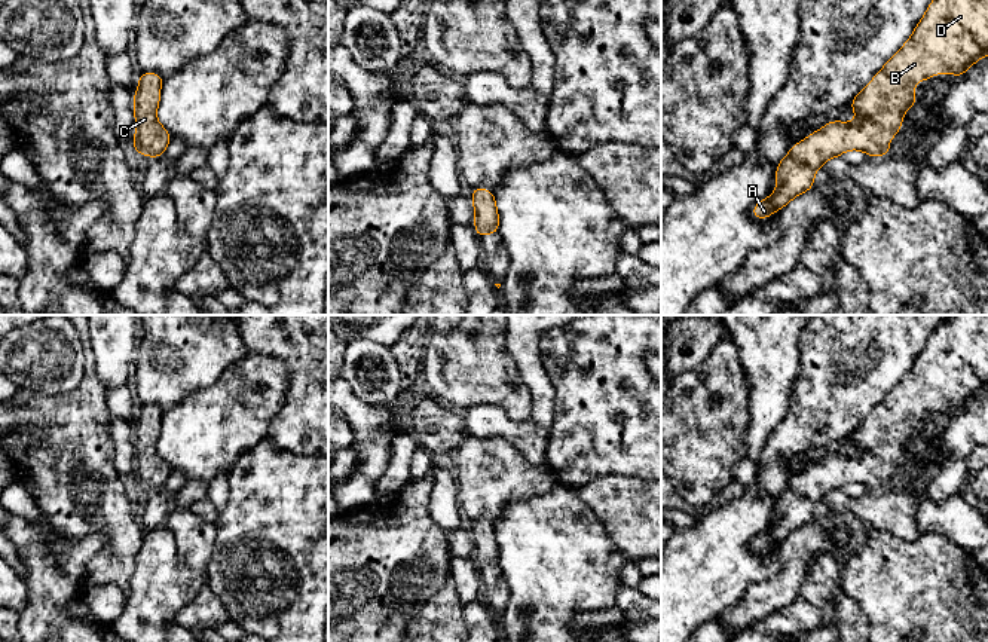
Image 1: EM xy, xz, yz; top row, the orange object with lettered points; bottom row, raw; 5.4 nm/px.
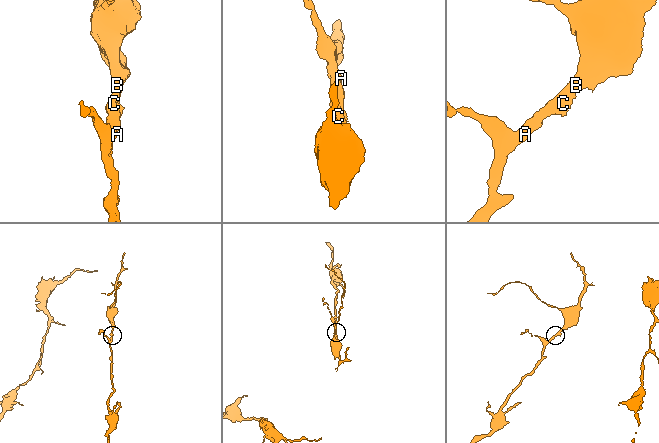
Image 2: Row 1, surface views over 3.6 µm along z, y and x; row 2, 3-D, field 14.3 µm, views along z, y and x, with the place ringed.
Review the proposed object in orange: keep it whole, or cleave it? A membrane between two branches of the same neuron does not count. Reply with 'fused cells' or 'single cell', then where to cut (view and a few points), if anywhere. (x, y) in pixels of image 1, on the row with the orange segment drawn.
single cell; cut none

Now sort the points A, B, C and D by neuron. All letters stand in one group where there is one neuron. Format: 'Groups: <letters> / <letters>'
Groups: A B C D

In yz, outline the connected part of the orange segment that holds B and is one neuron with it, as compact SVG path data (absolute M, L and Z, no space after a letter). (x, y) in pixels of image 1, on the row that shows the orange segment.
M932 0L906 43L885 62L875 77L854 97L850 108L859 116L853 122L831 120L822 129L793 144L777 163L777 189L752 208L753 218L768 218L795 196L814 187L814 172L831 158L845 150L862 150L872 158L891 152L888 138L900 134L906 107L917 107L914 85L949 71L963 76L978 59L988 55L988 0Z

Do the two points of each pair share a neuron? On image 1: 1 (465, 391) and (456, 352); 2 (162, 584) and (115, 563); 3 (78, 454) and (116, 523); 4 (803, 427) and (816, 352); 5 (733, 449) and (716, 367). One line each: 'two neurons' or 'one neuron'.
1: one neuron
2: two neurons
3: one neuron
4: one neuron
5: one neuron

